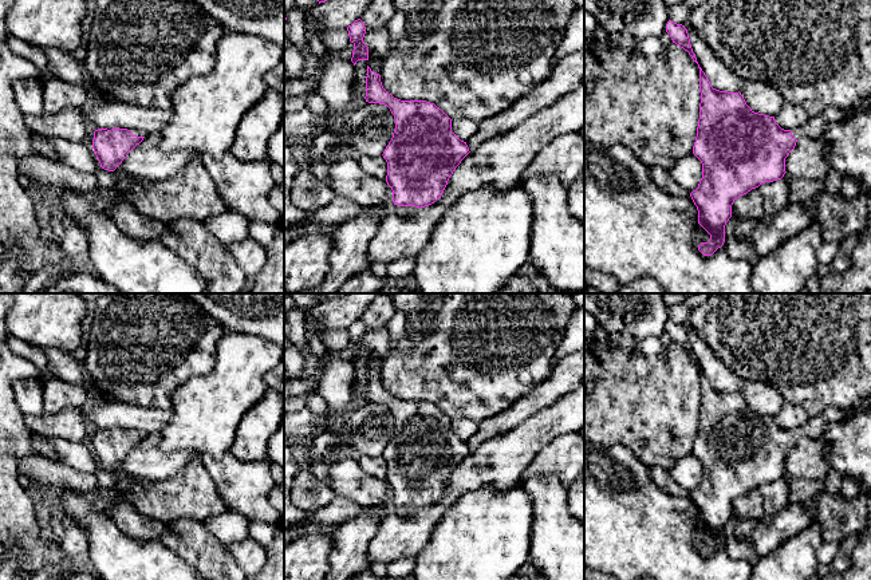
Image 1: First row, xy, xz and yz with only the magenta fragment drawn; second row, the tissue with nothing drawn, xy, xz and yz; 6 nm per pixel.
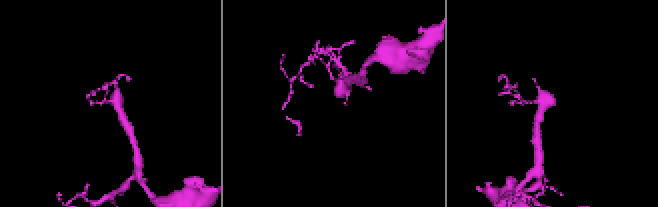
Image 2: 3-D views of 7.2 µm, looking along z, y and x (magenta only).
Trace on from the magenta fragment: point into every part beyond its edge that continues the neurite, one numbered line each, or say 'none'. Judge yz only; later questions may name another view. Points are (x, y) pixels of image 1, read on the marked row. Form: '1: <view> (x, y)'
1: yz (816, 126)

